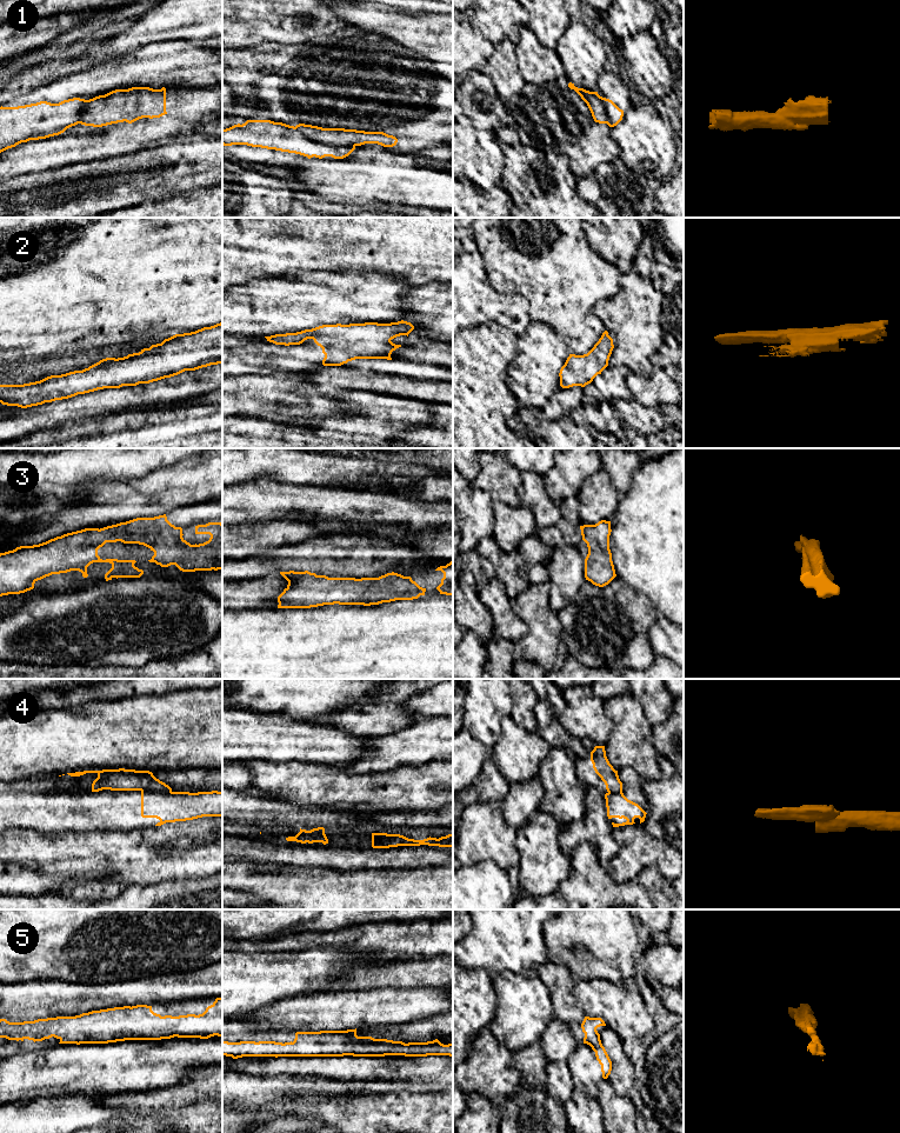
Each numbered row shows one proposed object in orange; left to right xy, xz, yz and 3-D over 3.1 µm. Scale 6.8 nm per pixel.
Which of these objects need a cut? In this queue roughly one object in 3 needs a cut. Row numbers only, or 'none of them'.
1, 4

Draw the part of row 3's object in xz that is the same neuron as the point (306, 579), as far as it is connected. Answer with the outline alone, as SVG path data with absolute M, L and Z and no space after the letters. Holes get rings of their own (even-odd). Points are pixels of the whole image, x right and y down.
M280 572L288 581L287 587L278 597L278 608L311 608L324 605L379 605L395 600L413 600L425 595L426 588L420 587L411 577L387 573L379 578L328 578L305 572Z

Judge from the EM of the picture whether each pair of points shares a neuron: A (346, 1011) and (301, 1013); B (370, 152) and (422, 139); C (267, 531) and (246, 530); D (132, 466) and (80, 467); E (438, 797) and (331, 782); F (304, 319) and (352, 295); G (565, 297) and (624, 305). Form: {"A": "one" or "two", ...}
{"A": "one", "B": "two", "C": "one", "D": "one", "E": "one", "F": "one", "G": "two"}

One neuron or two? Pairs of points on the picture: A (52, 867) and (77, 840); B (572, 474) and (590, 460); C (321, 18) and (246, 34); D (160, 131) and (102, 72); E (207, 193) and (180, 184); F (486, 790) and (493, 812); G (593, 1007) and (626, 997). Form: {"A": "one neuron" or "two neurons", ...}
{"A": "one neuron", "B": "one neuron", "C": "one neuron", "D": "two neurons", "E": "two neurons", "F": "two neurons", "G": "one neuron"}

